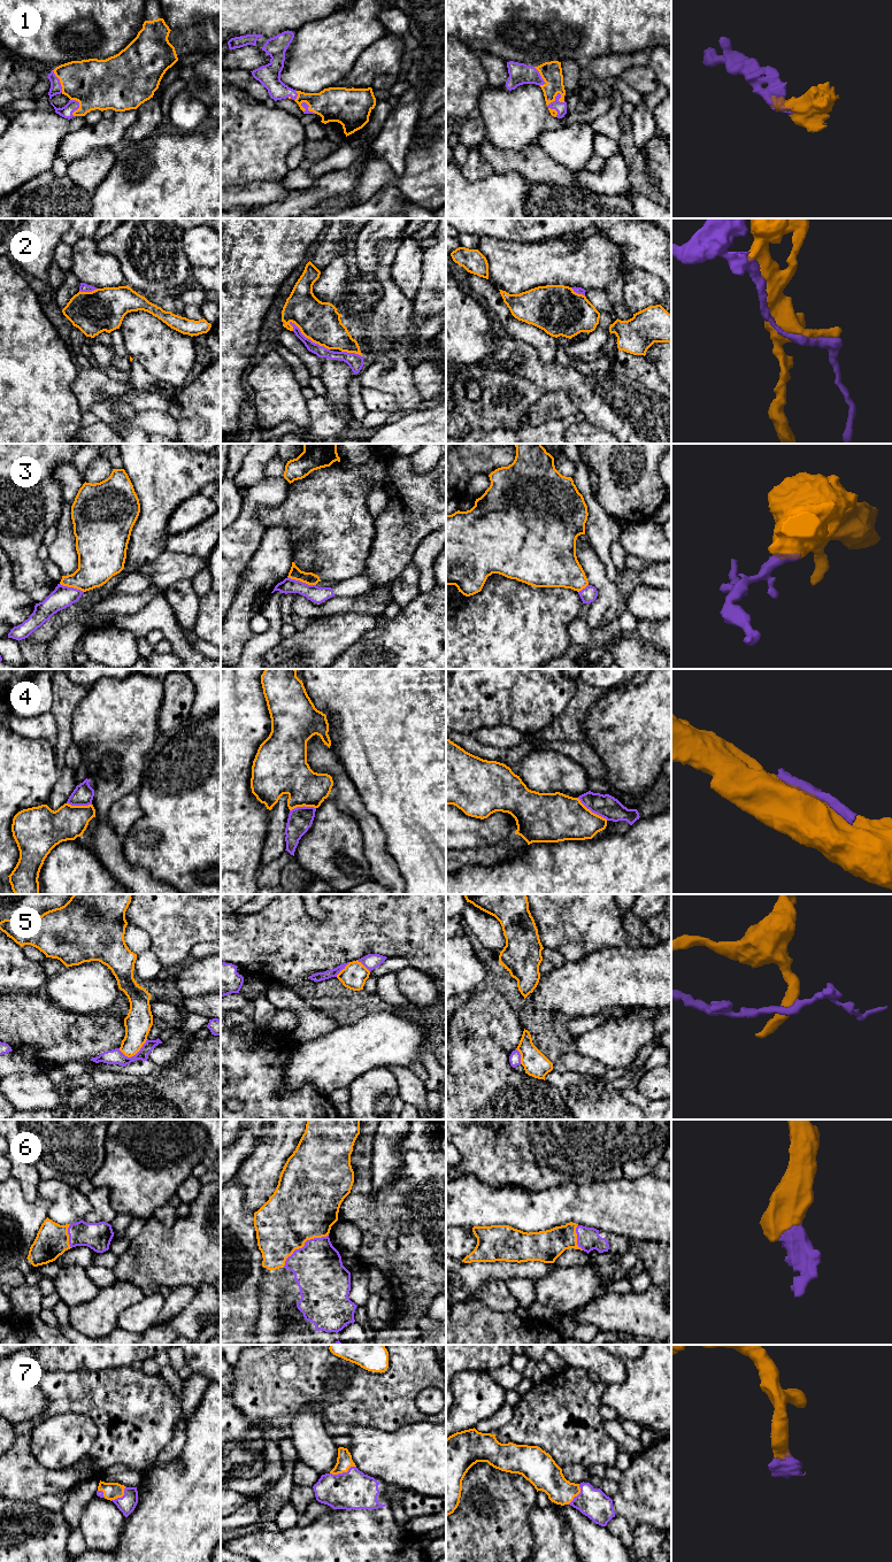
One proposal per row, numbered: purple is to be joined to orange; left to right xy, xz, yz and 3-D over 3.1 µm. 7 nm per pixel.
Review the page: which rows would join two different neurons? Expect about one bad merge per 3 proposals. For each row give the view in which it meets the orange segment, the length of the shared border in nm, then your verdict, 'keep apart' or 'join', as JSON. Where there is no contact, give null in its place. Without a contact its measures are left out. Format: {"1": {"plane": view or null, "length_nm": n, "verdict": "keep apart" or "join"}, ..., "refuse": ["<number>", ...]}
{"1": {"plane": "yz", "length_nm": 180, "verdict": "join"}, "2": {"plane": "xz", "length_nm": 340, "verdict": "keep apart"}, "3": {"plane": "xz", "length_nm": 220, "verdict": "keep apart"}, "4": {"plane": "yz", "length_nm": 260, "verdict": "keep apart"}, "5": {"plane": "xy", "length_nm": 220, "verdict": "keep apart"}, "6": {"plane": "xz", "length_nm": 400, "verdict": "join"}, "7": {"plane": "xz", "length_nm": 190, "verdict": "join"}, "refuse": ["2", "3", "4", "5"]}

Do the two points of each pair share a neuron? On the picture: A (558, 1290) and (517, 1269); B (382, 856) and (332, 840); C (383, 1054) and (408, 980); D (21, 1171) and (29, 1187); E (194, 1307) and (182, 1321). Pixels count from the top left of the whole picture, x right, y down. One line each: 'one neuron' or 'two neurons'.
A: two neurons
B: two neurons
C: two neurons
D: one neuron
E: one neuron

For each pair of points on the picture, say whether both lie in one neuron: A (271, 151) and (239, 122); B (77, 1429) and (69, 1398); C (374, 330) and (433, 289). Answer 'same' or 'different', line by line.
A: same
B: different
C: different

